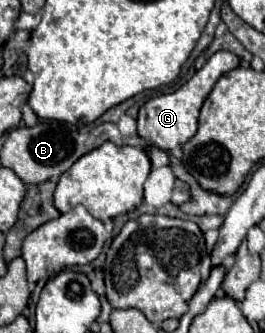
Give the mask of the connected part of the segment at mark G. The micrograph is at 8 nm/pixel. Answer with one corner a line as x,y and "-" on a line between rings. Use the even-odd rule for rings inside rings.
217,51
205,65
203,69
199,69
181,89
167,93
167,95
157,95
153,99
149,99
145,103
145,111
147,111
147,135
145,139
153,145
157,145
163,151
171,151
179,145
183,145
185,141
189,141
195,131
197,131
197,119
199,119
199,109
203,105
203,101
207,99
207,95
211,93
213,85
217,83
217,79
239,67
239,57
231,51

